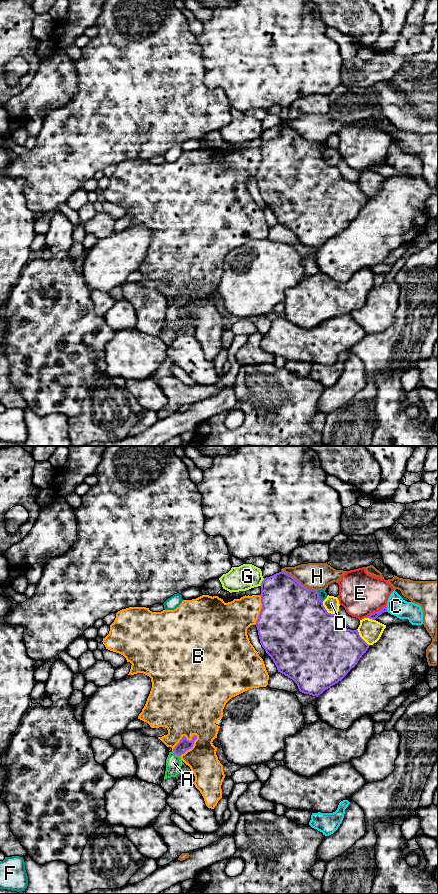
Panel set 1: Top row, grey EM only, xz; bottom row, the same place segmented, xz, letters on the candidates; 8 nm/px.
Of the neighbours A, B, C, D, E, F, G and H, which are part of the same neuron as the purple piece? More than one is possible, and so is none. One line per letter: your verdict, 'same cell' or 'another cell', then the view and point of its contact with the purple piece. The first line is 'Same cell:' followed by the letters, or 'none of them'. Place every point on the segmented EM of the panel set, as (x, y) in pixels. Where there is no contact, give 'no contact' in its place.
Same cell: A
A: same cell; contact xz (176, 754)
B: another cell; contact xz (183, 736)
C: another cell; contact xz (386, 608)
D: another cell; contact xz (327, 612)
E: another cell; contact xz (375, 612)
F: another cell; contact xz (318, 597)
G: another cell; contact xz (262, 582)
H: another cell; contact xz (298, 582)

